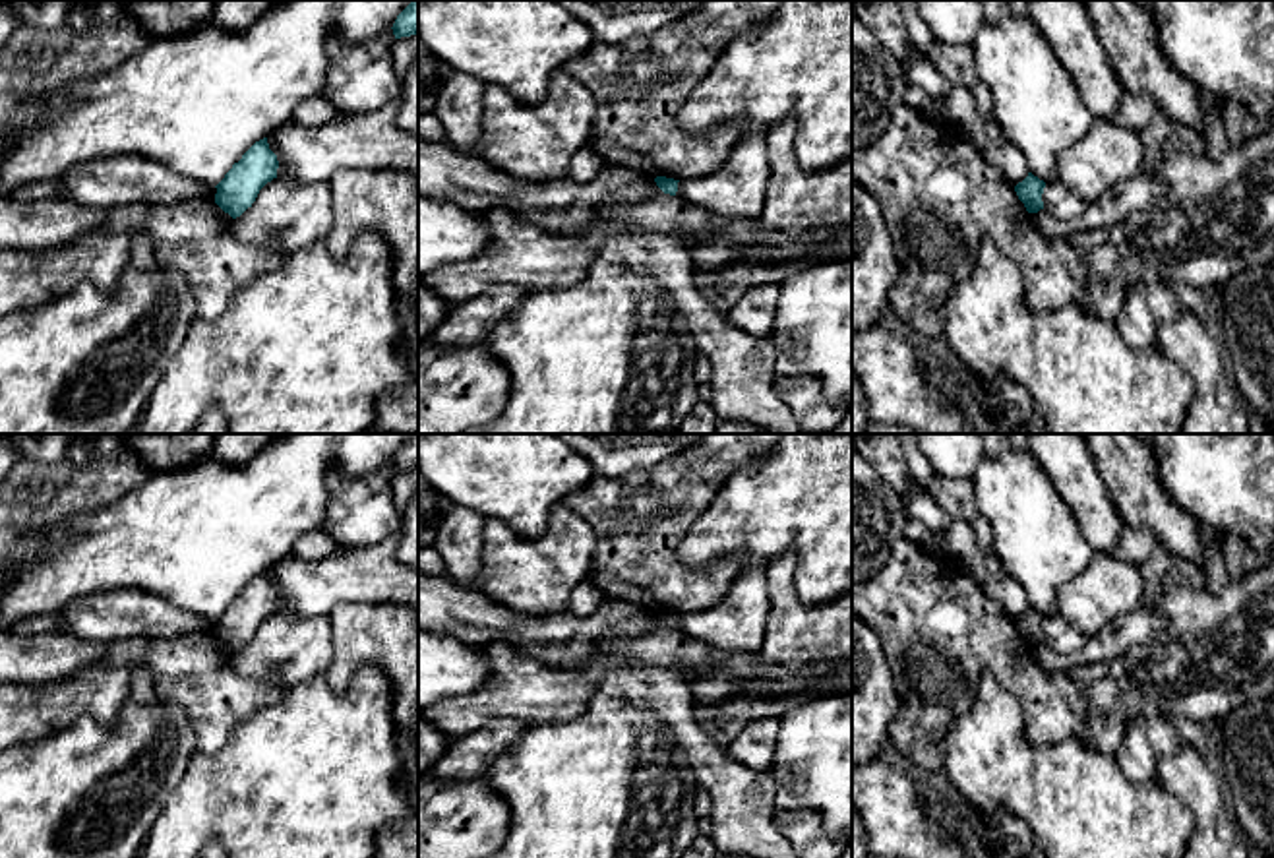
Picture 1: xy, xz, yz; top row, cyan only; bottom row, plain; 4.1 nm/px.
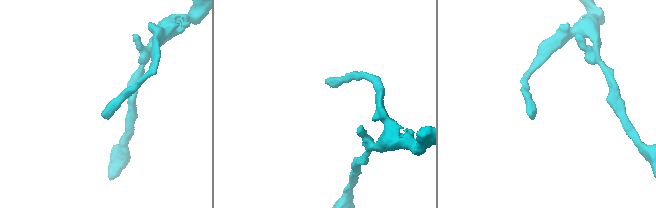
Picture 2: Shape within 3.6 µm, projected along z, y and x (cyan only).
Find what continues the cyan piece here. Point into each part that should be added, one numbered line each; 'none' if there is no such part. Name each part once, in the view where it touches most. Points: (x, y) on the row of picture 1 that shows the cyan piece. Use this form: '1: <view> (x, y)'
none

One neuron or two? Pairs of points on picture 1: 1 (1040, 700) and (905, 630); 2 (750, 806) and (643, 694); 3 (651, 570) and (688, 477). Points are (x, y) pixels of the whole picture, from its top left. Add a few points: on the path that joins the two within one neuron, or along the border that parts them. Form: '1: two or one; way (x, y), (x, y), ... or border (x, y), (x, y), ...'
1: one; way (1007, 665), (974, 634), (940, 632)
2: one; way (721, 777), (672, 715)
3: one; way (651, 547), (651, 516), (667, 500)

